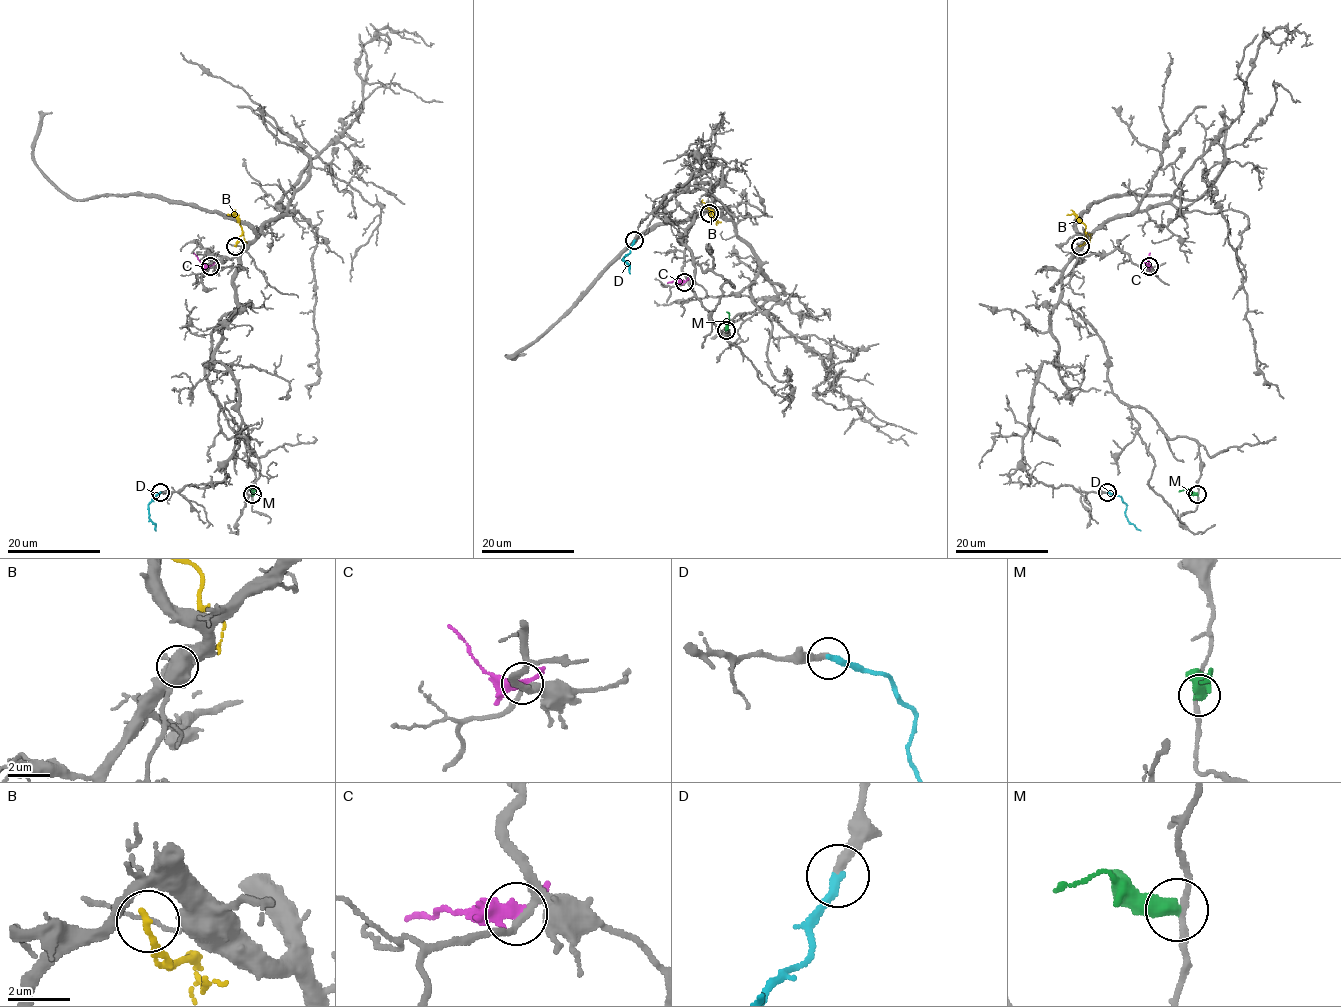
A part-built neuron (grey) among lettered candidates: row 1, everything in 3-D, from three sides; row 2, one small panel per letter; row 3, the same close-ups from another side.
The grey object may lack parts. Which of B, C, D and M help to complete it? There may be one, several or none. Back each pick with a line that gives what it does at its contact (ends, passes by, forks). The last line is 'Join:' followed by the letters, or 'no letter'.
D: it ends
Join: D

